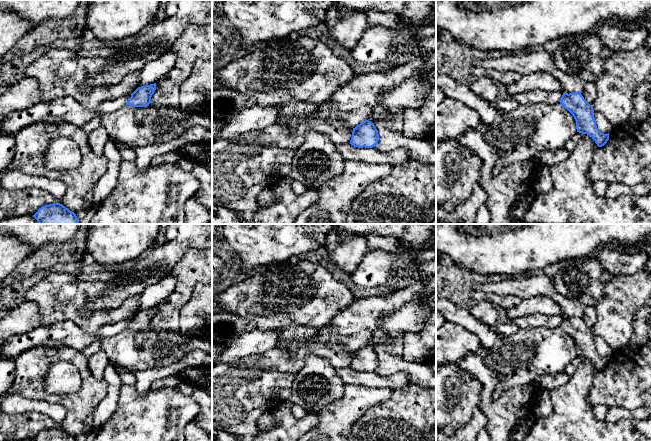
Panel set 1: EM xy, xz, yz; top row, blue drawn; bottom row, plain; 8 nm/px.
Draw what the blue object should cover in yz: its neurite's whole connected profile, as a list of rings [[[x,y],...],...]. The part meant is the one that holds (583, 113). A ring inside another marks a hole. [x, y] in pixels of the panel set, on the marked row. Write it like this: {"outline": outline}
{"outline": [[[581,91],[563,93],[559,102],[573,115],[577,132],[589,135],[598,147],[607,143],[609,134],[604,134],[597,128],[593,107],[584,99]]]}

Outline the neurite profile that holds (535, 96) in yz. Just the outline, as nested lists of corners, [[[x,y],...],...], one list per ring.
[[[532,90],[522,92],[515,97],[513,97],[519,105],[530,105],[530,104],[555,104],[558,103],[563,95],[563,92],[554,91],[554,92],[546,92],[542,90]]]

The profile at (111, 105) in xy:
[[[131,94],[124,97],[117,98],[117,99],[105,100],[100,103],[100,105],[98,106],[96,110],[96,113],[103,115],[109,112],[116,111],[126,106],[126,103],[130,97],[131,97]]]

